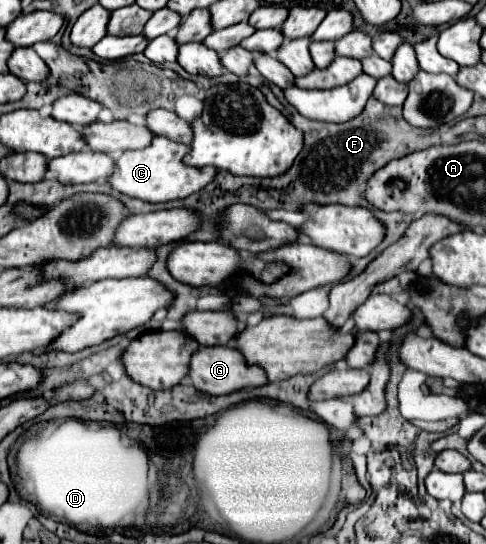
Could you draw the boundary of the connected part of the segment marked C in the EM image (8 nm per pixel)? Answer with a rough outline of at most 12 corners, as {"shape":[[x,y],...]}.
{"shape":[[155,137],[125,151],[109,183],[149,203],[185,199],[217,175]]}

